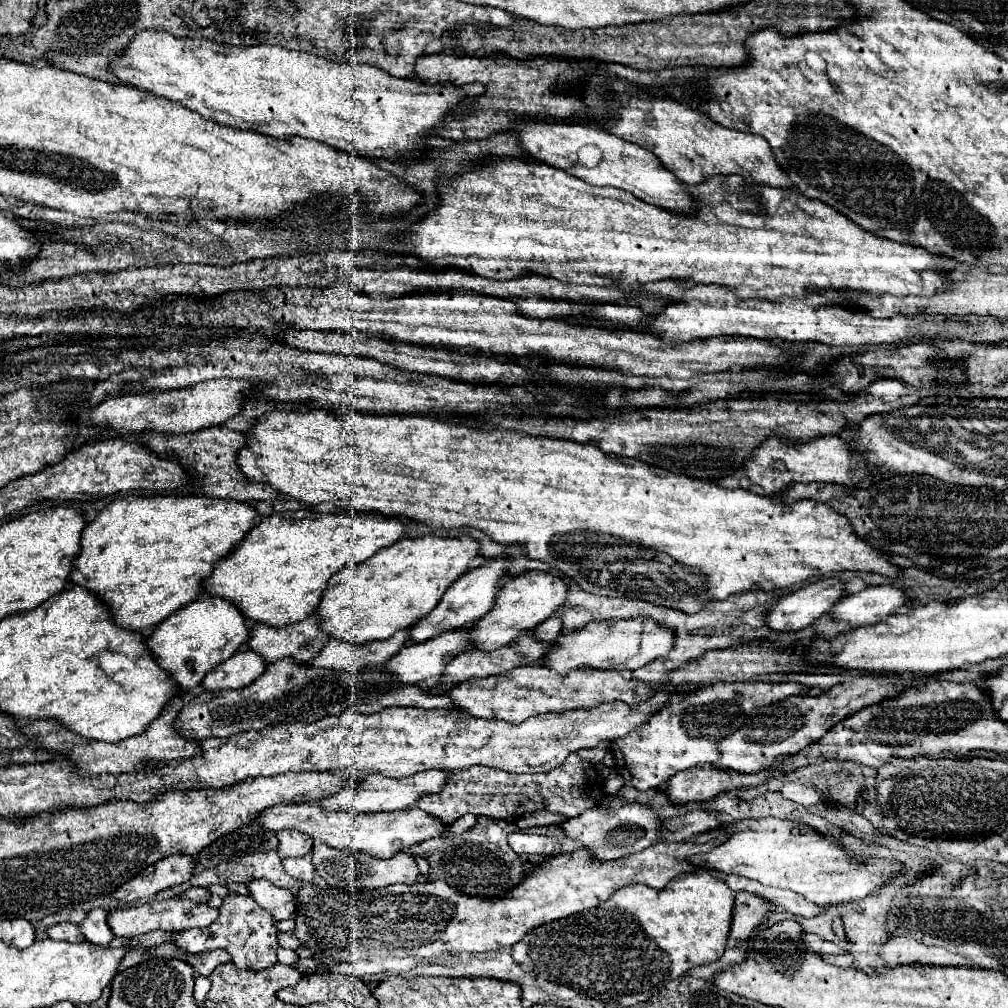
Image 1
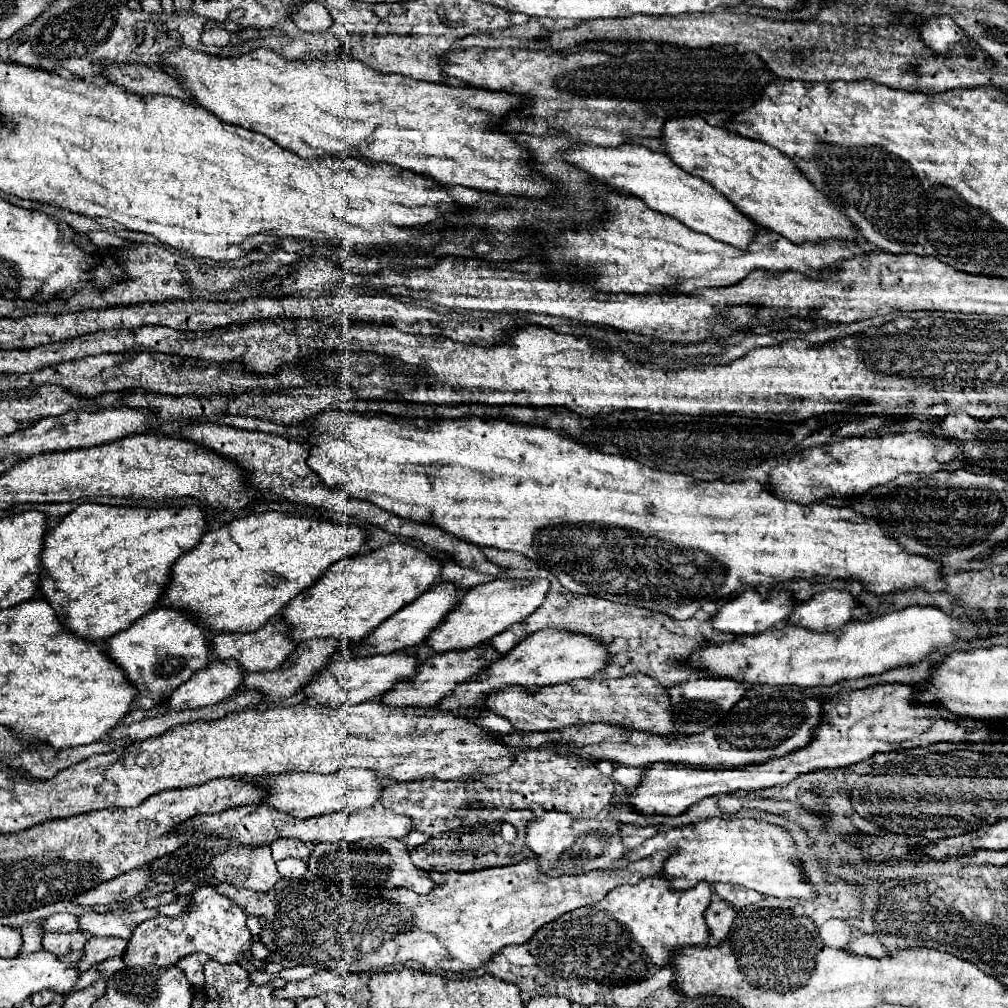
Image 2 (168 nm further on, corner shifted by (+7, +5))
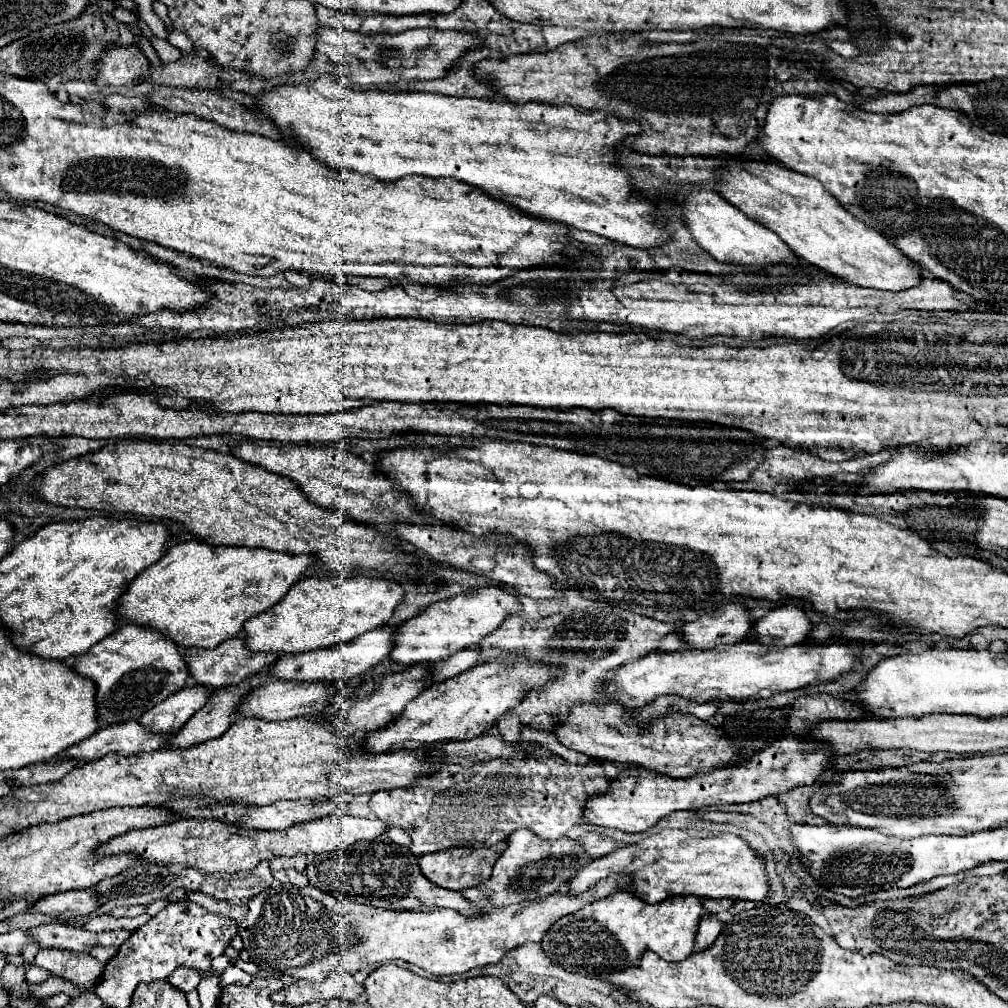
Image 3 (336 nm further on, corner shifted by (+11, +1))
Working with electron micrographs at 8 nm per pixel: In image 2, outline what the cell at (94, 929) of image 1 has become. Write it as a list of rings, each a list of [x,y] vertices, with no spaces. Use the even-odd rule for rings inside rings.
[[[53,914],[49,916],[43,924],[41,924],[41,932],[49,934],[49,932],[75,932],[77,930],[77,918],[73,914]]]

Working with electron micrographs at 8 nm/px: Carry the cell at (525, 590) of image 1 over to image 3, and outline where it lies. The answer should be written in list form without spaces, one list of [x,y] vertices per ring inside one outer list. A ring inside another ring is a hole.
[[[483,586],[471,592],[455,594],[449,600],[427,606],[423,614],[403,622],[397,630],[397,642],[389,658],[403,666],[445,660],[459,650],[479,644],[485,636],[497,630],[509,614],[517,614],[517,610],[521,610],[521,602],[517,600],[517,596],[505,592],[499,586]]]

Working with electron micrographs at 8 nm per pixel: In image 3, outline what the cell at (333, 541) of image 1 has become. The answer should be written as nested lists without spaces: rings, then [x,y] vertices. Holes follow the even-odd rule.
[[[199,538],[175,544],[169,552],[145,572],[141,572],[121,596],[117,614],[121,620],[131,620],[139,626],[155,626],[165,636],[173,638],[179,646],[203,646],[215,648],[223,640],[239,636],[243,624],[275,606],[295,582],[303,576],[307,568],[315,564],[315,554],[281,554],[267,548],[247,548],[247,546],[213,546]]]

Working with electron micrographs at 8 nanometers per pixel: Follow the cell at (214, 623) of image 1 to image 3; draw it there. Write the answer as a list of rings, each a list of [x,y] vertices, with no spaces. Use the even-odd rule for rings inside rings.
[[[137,624],[119,626],[89,652],[77,656],[73,668],[97,684],[97,714],[101,728],[141,718],[143,712],[181,690],[189,678],[189,670],[185,670],[185,662],[181,662],[179,646],[159,630]]]

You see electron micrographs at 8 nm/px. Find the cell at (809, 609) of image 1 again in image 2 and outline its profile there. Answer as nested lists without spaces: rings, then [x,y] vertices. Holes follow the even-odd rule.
[[[745,590],[721,606],[721,610],[711,618],[711,626],[719,632],[729,632],[729,634],[737,634],[737,636],[759,634],[763,630],[769,630],[769,628],[785,622],[793,608],[795,608],[795,604],[791,602],[791,596],[787,592],[769,590],[765,594],[759,594],[757,590]]]

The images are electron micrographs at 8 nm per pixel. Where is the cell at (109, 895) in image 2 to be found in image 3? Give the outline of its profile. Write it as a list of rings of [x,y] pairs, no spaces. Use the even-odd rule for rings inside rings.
[[[73,890],[43,898],[35,904],[35,908],[53,918],[89,916],[99,908],[99,898],[93,894],[93,890]]]

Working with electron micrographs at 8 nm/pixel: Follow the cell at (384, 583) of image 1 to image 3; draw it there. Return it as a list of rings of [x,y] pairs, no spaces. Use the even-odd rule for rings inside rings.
[[[335,576],[303,578],[281,602],[245,622],[245,642],[251,650],[277,654],[297,654],[349,642],[373,628],[385,626],[403,602],[403,596],[403,584],[385,582],[385,578],[375,576],[355,576],[347,580]]]

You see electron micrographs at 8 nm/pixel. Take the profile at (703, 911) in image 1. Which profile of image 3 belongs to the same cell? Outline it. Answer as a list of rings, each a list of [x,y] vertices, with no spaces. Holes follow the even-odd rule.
[[[619,890],[581,908],[577,914],[557,920],[541,940],[541,948],[551,962],[559,964],[567,972],[583,976],[601,976],[633,968],[641,962],[645,950],[653,950],[667,962],[681,962],[693,954],[701,912],[703,906],[697,896],[673,896],[649,904],[639,902],[639,898],[627,890]]]

